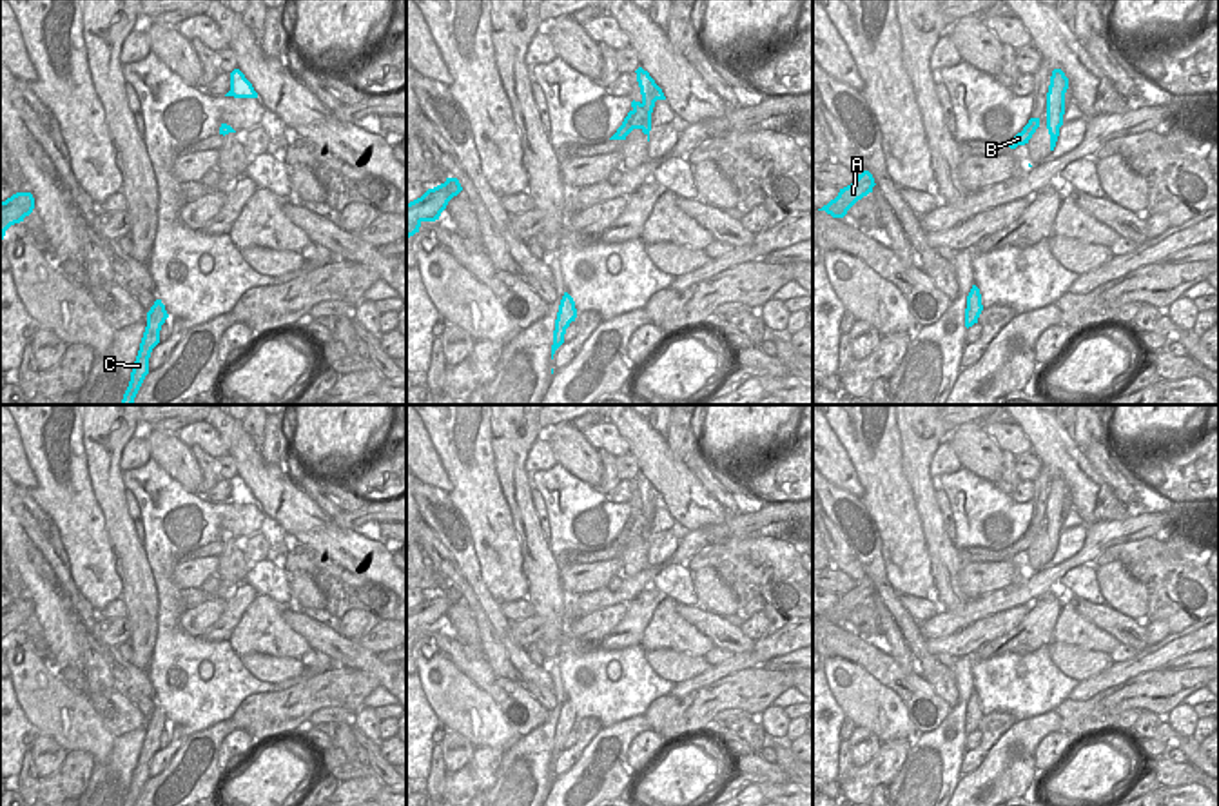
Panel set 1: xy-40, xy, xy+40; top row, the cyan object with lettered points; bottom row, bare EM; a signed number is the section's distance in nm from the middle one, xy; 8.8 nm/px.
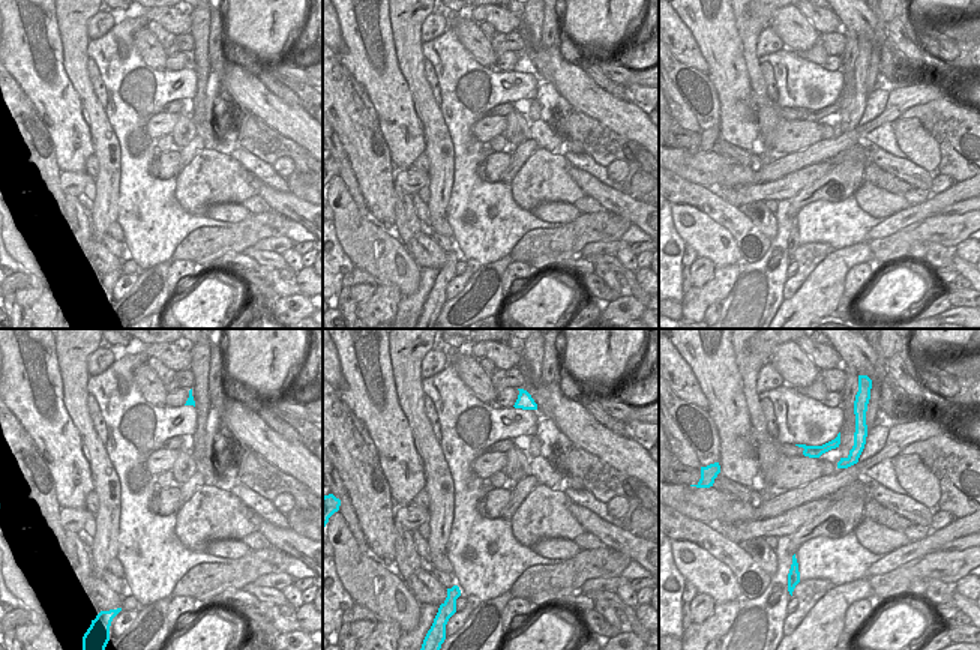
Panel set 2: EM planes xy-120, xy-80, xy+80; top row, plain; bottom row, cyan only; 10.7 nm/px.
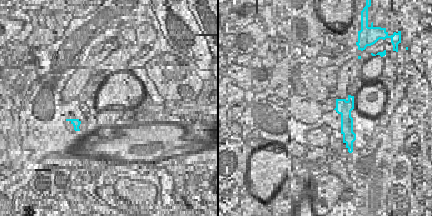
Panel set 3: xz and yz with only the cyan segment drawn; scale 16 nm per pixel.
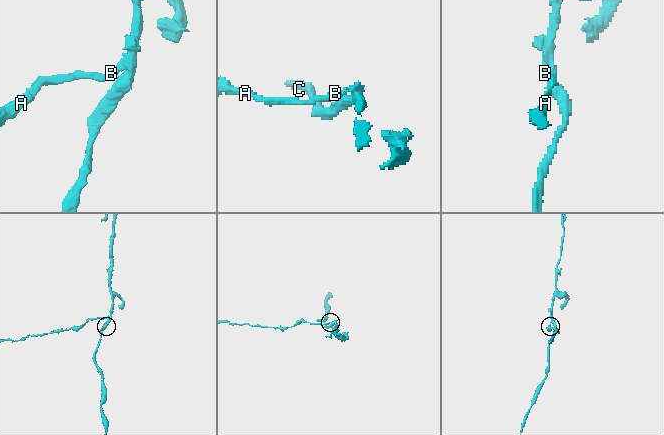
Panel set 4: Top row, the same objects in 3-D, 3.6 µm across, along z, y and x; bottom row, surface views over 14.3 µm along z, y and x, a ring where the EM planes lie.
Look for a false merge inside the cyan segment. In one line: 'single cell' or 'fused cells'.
fused cells

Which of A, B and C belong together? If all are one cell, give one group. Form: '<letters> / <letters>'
A B / C

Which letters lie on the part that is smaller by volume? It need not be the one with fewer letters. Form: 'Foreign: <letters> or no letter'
Foreign: A, B.

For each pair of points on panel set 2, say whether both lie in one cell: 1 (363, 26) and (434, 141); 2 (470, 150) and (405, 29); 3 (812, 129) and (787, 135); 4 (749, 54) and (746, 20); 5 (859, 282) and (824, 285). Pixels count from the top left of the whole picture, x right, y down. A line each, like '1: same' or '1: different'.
1: different
2: different
3: same
4: same
5: different

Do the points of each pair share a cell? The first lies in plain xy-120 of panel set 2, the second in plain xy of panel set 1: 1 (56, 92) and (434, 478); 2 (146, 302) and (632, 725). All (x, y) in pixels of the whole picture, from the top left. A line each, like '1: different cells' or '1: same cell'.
1: different cells
2: same cell

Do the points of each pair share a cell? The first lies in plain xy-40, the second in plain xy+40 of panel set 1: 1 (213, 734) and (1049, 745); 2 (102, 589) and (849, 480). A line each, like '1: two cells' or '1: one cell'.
1: two cells
2: two cells

